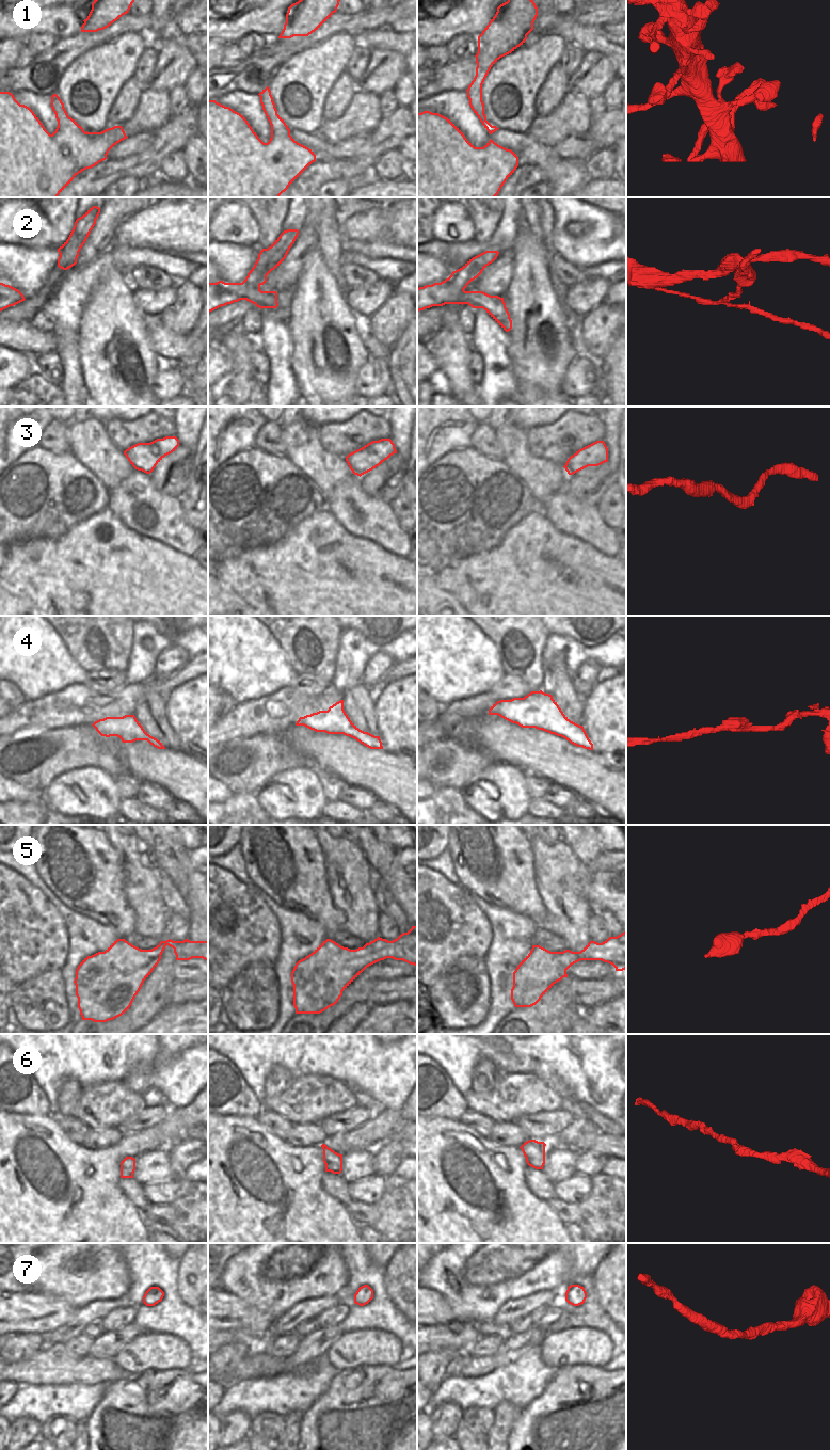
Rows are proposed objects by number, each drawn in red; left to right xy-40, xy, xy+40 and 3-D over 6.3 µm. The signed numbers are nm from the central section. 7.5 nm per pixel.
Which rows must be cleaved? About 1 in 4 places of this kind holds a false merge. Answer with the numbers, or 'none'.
2, 4

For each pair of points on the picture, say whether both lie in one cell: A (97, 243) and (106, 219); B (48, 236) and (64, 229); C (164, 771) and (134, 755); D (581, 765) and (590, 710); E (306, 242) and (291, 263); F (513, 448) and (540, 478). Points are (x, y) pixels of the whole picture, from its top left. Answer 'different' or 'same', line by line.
A: same
B: different
C: same
D: different
E: same
F: same

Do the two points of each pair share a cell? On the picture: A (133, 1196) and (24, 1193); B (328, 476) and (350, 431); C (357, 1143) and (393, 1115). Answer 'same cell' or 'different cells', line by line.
A: different cells
B: different cells
C: same cell

